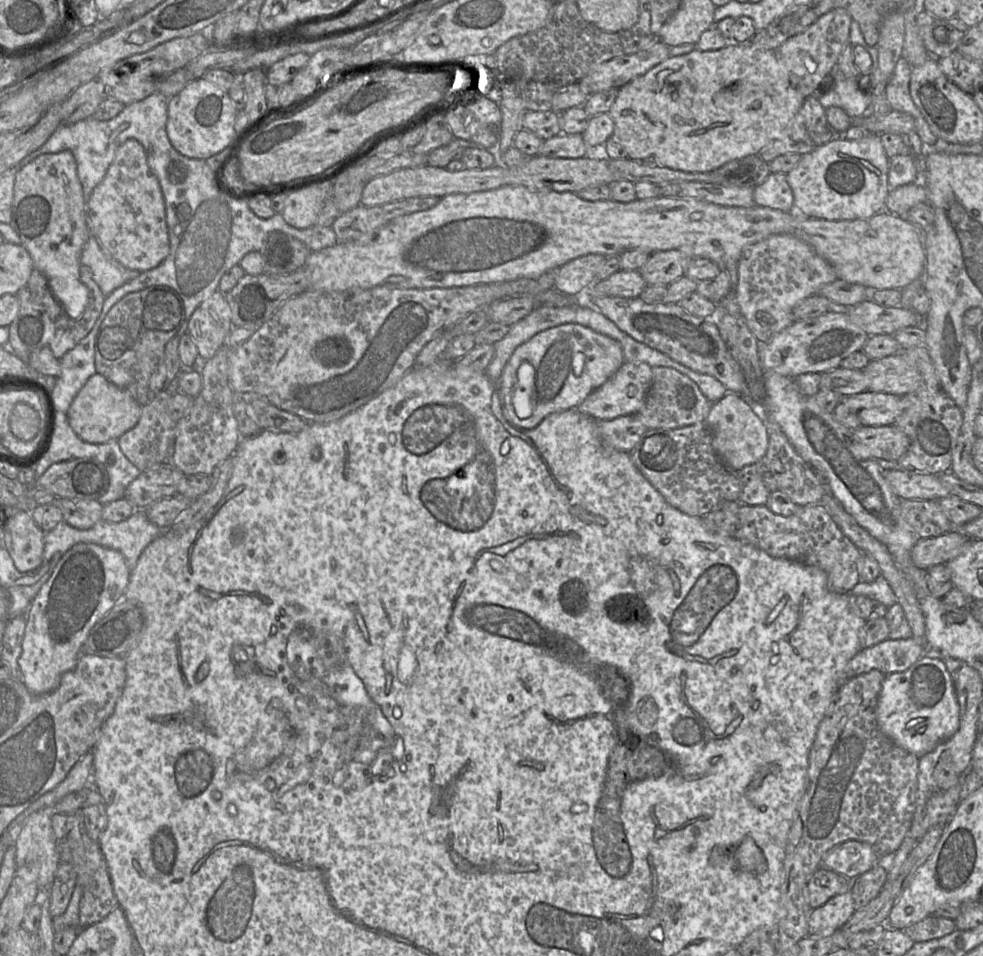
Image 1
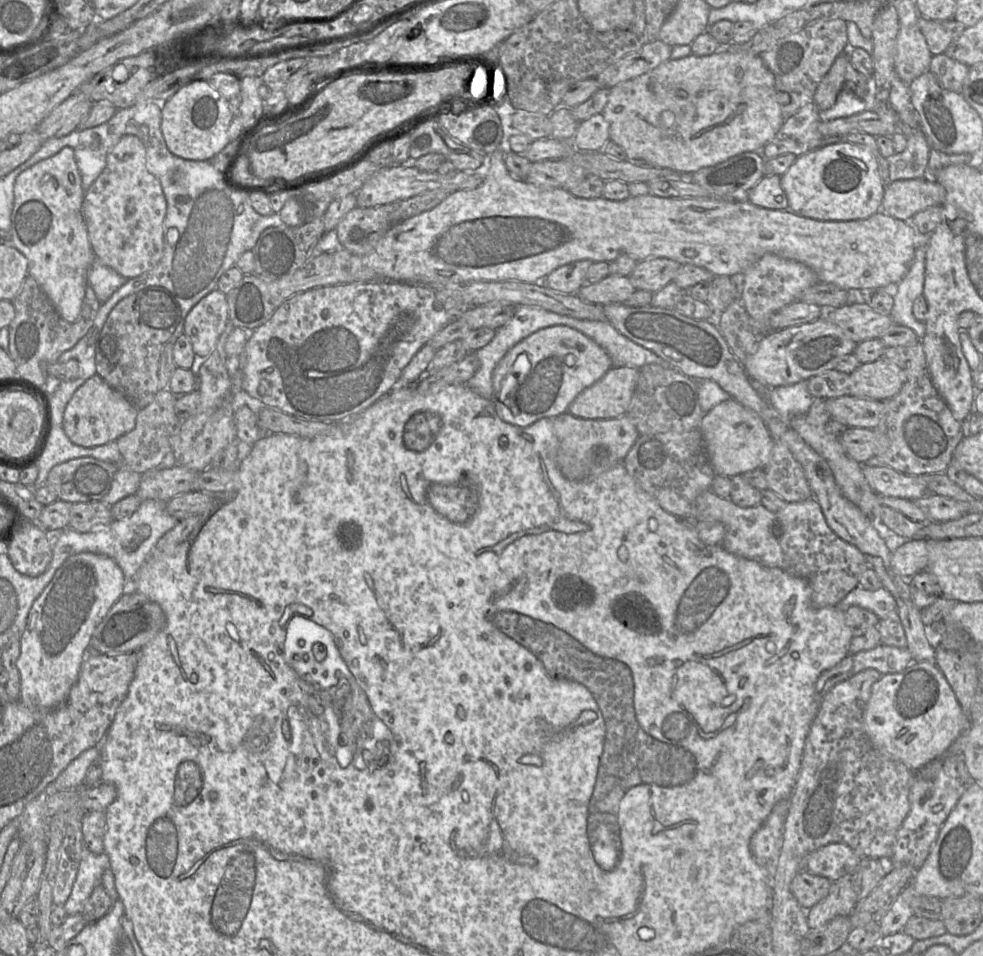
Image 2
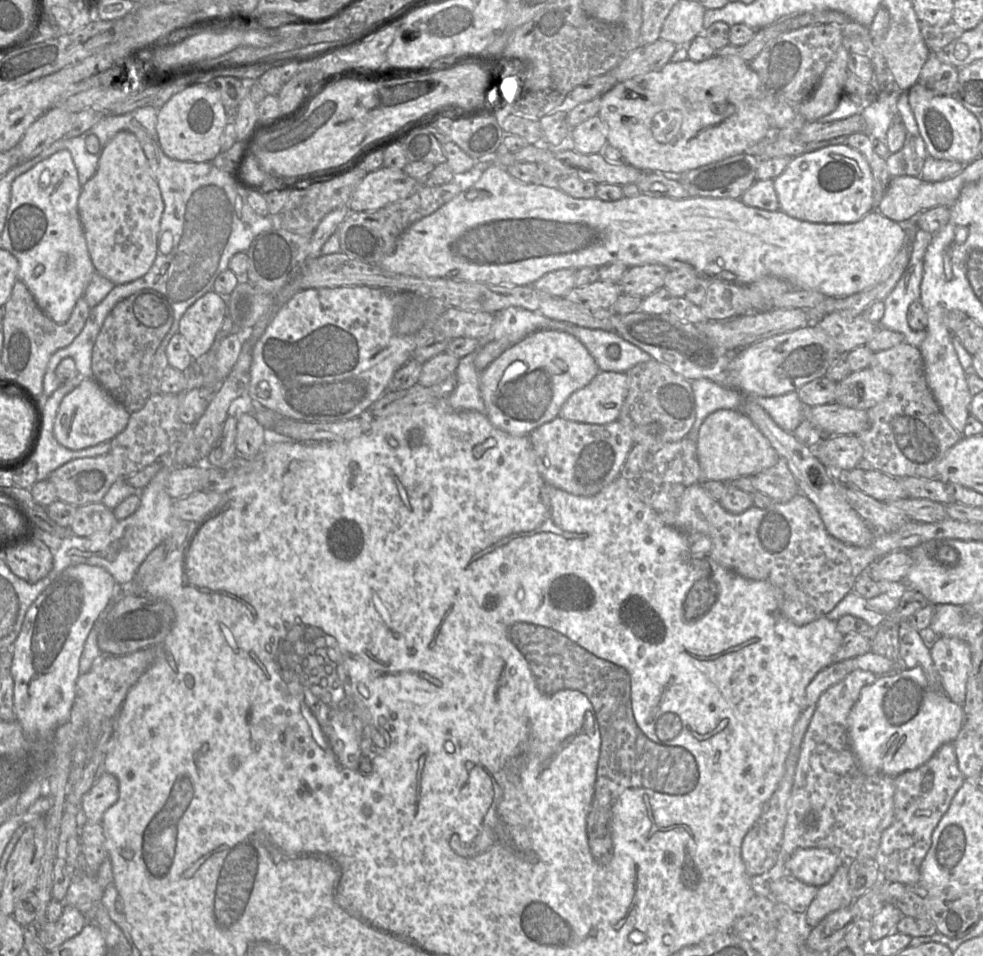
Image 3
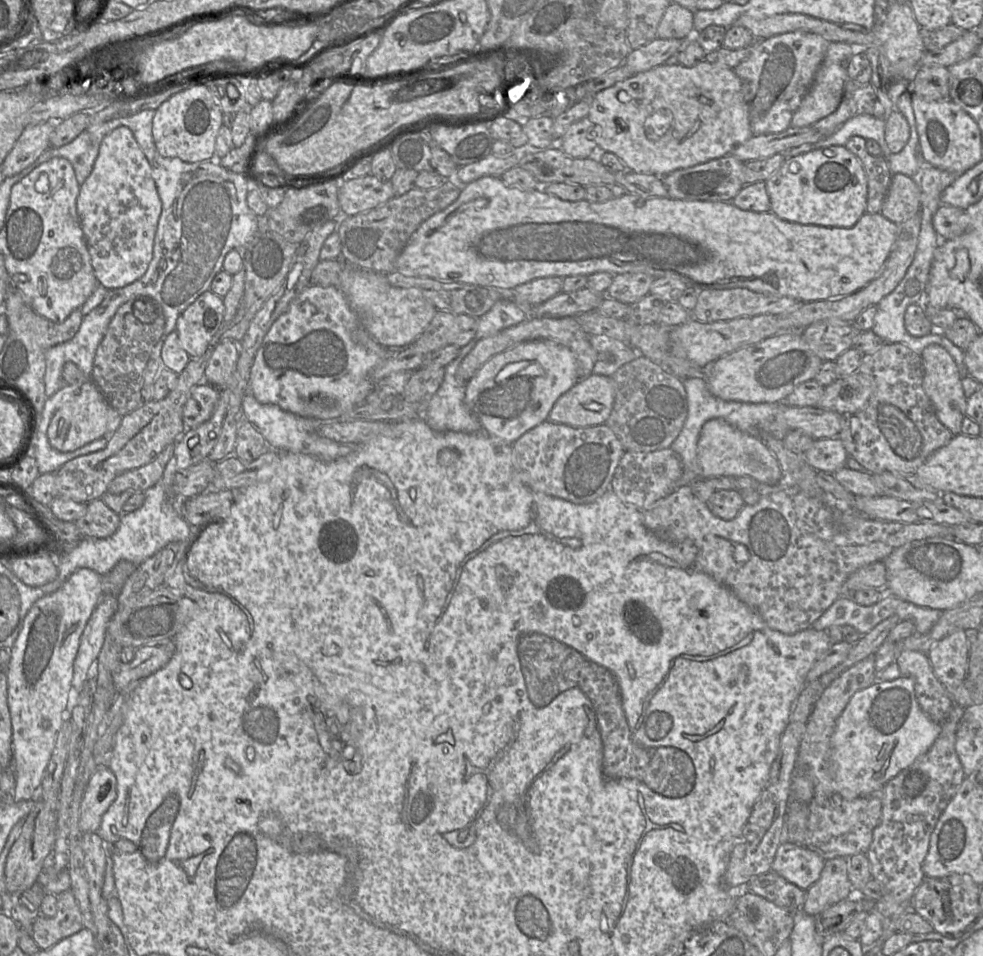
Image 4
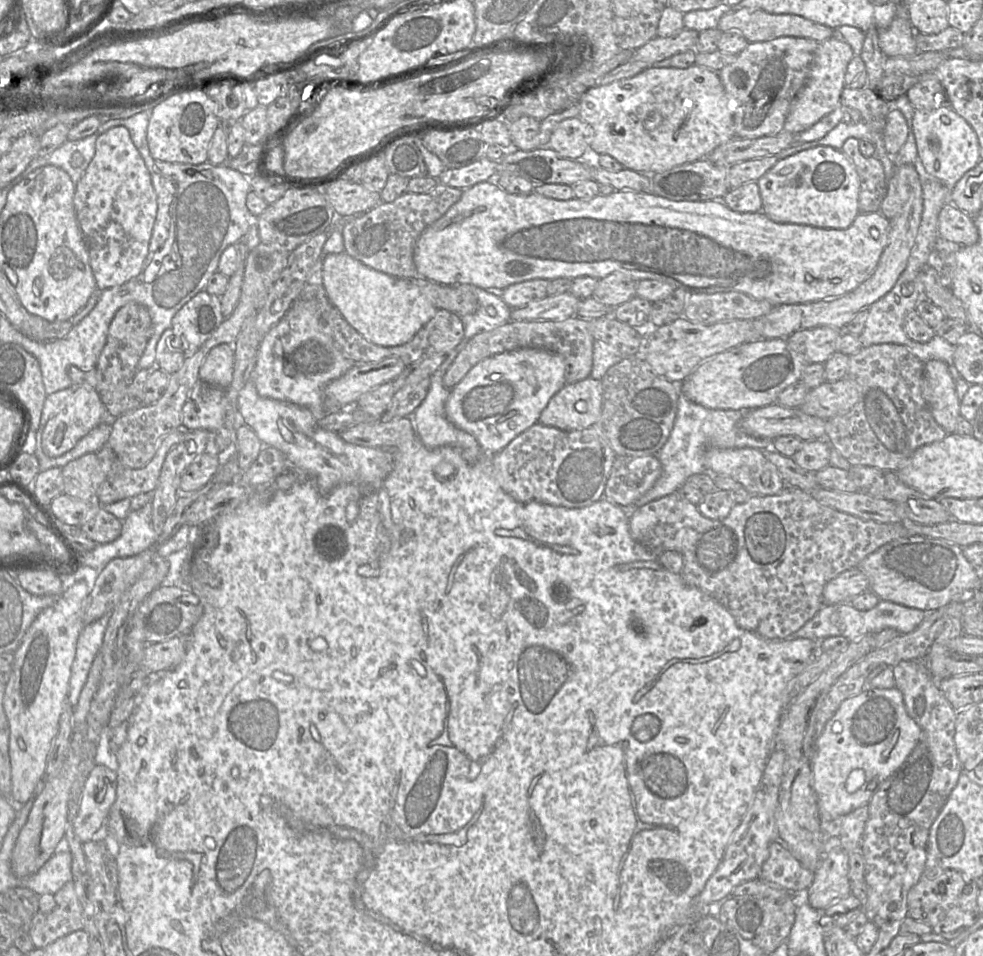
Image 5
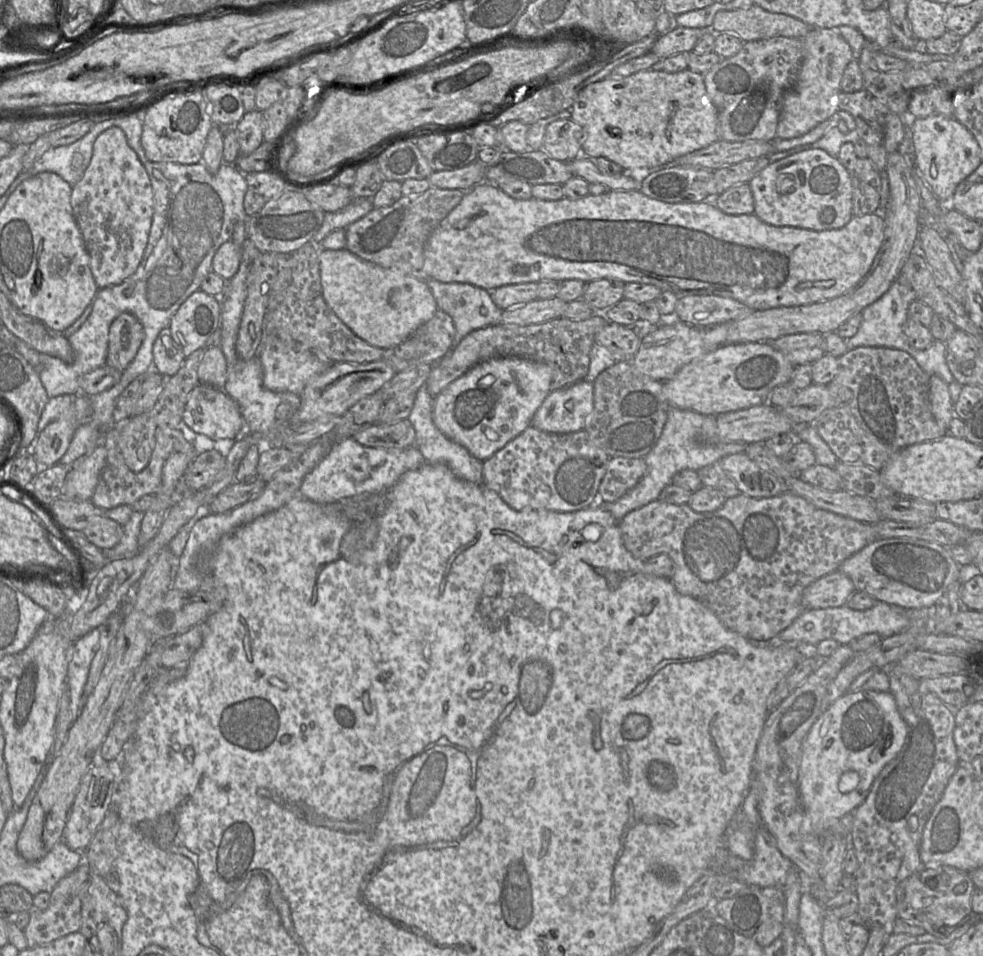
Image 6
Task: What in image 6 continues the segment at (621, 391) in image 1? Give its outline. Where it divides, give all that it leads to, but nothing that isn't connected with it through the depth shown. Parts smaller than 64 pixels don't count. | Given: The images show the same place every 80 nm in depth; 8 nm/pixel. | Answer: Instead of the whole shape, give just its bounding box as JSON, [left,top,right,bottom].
[531,380,594,434]

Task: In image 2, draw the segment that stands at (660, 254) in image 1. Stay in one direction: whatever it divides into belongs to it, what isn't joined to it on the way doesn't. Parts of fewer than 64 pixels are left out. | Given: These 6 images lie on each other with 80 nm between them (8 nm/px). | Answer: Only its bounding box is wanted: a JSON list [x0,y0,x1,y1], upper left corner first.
[629,258,681,292]

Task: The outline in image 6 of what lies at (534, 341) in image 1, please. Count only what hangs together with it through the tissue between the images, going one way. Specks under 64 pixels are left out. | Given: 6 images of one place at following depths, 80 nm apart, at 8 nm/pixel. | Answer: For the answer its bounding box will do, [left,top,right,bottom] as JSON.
[432,357,552,461]

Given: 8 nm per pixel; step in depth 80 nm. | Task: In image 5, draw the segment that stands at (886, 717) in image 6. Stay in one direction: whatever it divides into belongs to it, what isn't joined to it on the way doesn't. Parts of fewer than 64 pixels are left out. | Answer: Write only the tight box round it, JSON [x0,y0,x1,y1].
[812,686,921,821]

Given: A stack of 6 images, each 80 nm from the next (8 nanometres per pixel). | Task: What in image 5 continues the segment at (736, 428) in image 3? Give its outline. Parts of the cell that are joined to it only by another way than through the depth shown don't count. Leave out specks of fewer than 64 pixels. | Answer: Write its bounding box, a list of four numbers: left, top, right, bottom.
[705,448,787,496]

